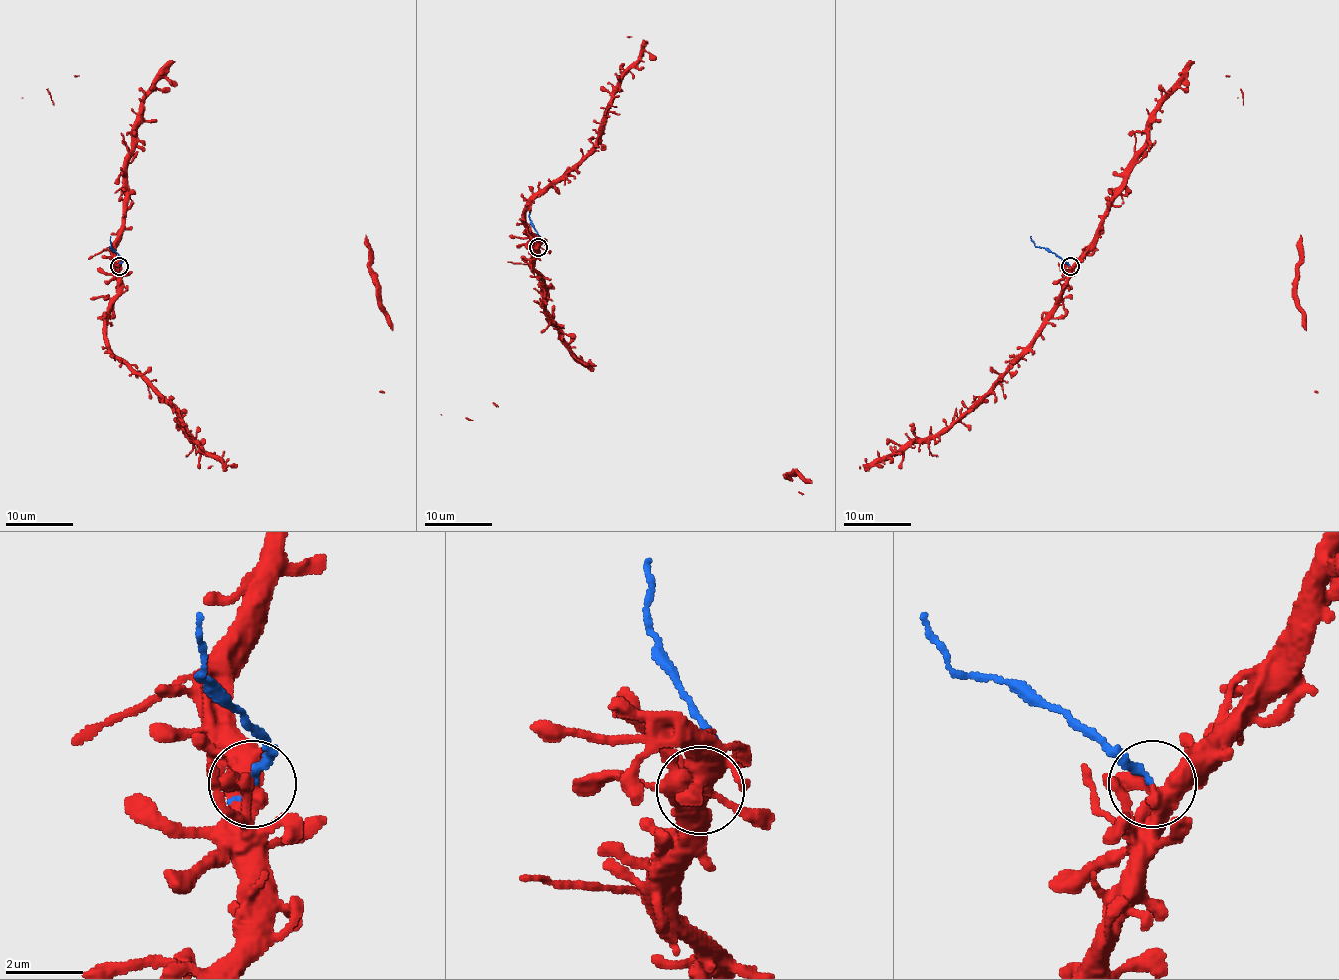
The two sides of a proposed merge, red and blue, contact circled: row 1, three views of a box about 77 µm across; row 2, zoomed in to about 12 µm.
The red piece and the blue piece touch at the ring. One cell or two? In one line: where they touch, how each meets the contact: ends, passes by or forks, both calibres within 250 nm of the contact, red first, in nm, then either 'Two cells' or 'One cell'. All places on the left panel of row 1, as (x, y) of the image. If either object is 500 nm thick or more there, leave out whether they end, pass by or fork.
Place: (119, 266). At the ring red forks. At the ring blue ends. Thickness 400 nm (red) against 190 nm. Two cells

